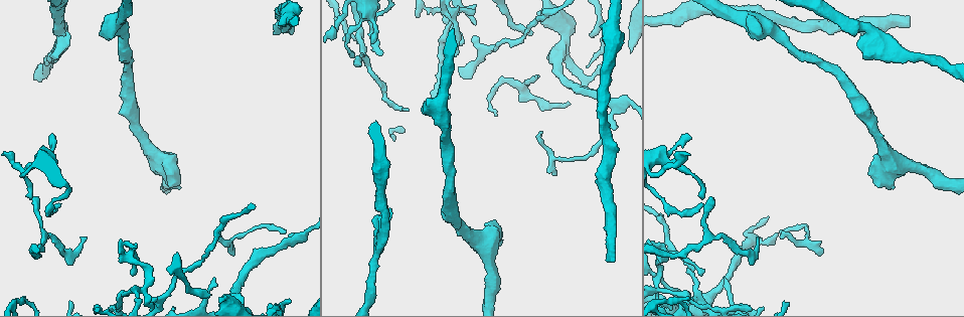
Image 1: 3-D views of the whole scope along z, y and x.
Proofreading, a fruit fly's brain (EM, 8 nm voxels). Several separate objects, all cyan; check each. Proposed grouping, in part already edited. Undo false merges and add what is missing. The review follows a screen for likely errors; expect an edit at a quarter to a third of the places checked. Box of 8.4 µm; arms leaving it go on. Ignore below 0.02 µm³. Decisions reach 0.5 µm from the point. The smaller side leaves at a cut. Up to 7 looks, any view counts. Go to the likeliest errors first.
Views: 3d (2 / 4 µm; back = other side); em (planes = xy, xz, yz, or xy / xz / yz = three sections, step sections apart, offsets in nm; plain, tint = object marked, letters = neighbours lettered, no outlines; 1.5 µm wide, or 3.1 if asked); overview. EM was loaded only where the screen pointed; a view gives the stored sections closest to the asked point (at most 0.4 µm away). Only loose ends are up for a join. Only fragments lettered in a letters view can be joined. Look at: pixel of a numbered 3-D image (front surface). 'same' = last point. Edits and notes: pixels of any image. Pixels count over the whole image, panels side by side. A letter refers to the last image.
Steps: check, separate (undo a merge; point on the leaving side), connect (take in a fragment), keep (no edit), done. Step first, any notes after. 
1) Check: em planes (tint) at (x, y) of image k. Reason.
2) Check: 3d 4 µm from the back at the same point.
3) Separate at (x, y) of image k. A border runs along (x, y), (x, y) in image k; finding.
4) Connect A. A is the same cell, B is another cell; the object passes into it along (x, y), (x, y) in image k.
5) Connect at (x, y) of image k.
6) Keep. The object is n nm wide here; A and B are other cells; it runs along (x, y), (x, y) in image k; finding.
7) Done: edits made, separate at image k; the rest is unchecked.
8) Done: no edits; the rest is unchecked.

Check: em yz step 4 (plain) at (726, 278) of image 1. Tapers out.

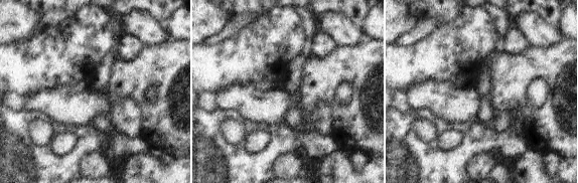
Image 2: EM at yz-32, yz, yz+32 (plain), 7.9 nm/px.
Check: em yz step 4 (letters) at the same point.

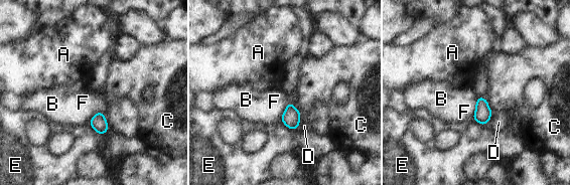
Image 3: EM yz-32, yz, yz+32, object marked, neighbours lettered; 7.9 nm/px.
Keep. A, B, C, D, E and F are other cells; a border runs along (485, 98), (488, 107), (492, 111) in image 3; none of them fits.

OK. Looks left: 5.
Check: em planes (letters) at (356, 61) of image 1. Thin end.

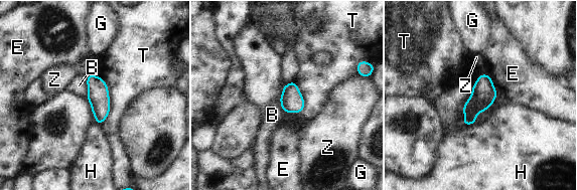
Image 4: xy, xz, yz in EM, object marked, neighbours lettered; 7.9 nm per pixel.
Keep. B, E, G, H, T and Z are other cells; a border runs along (89, 74), (87, 94), (85, 97) in image 4; no lettered fragment goes on from it.

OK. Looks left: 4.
Check: em 3.1 µm yz step 16 (letters) at (701, 274) of image 1. An open end.

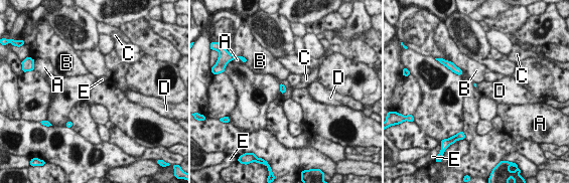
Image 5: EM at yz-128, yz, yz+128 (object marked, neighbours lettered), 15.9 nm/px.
Check: em 3.1 µm planes (letters) at the same point. Another direction.

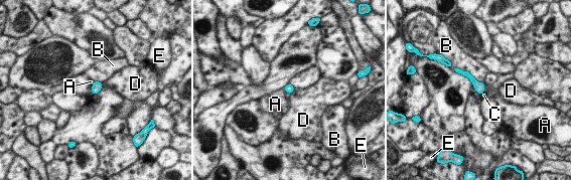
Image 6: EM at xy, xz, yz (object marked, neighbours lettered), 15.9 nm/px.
Keep. The object is 140 nm wide here; A, B, C, D and E are other cells; none of them fits.

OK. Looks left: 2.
Done: no edits; the rest is unchecked.

